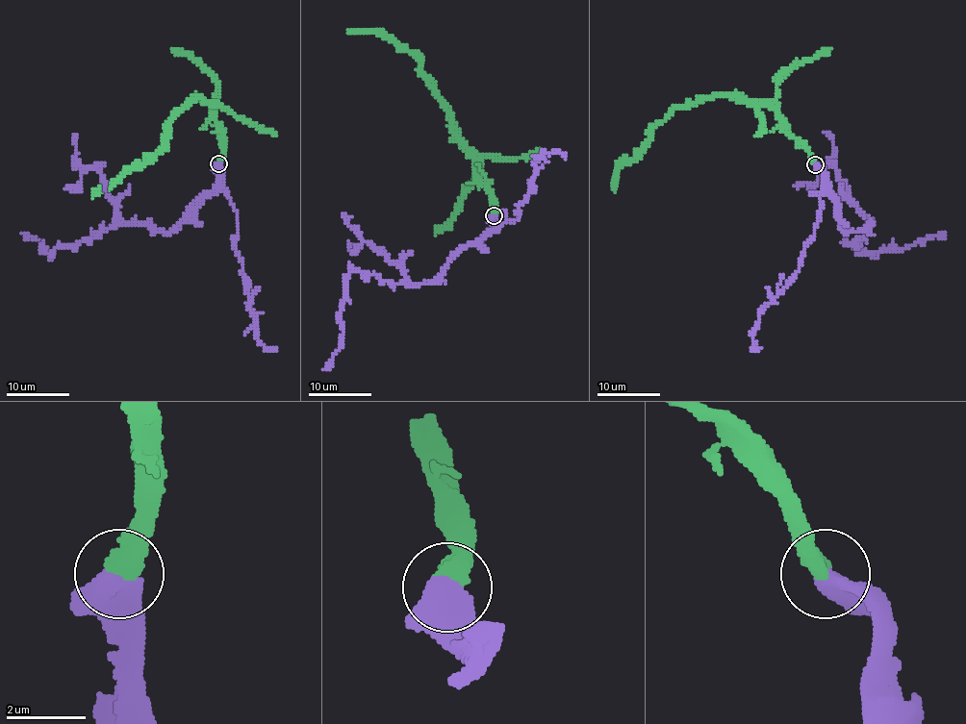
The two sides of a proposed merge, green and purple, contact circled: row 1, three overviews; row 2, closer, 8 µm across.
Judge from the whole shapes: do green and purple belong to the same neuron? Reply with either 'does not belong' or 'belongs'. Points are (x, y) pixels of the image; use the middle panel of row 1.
belongs

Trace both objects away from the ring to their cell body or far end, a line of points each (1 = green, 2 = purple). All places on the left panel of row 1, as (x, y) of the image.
1: (218, 163), (223, 136), (213, 105), (194, 98), (168, 124), (166, 141), (162, 148), (91, 196)
2: (218, 163), (219, 184), (167, 231), (153, 231), (143, 224), (114, 224), (51, 253), (21, 234)

